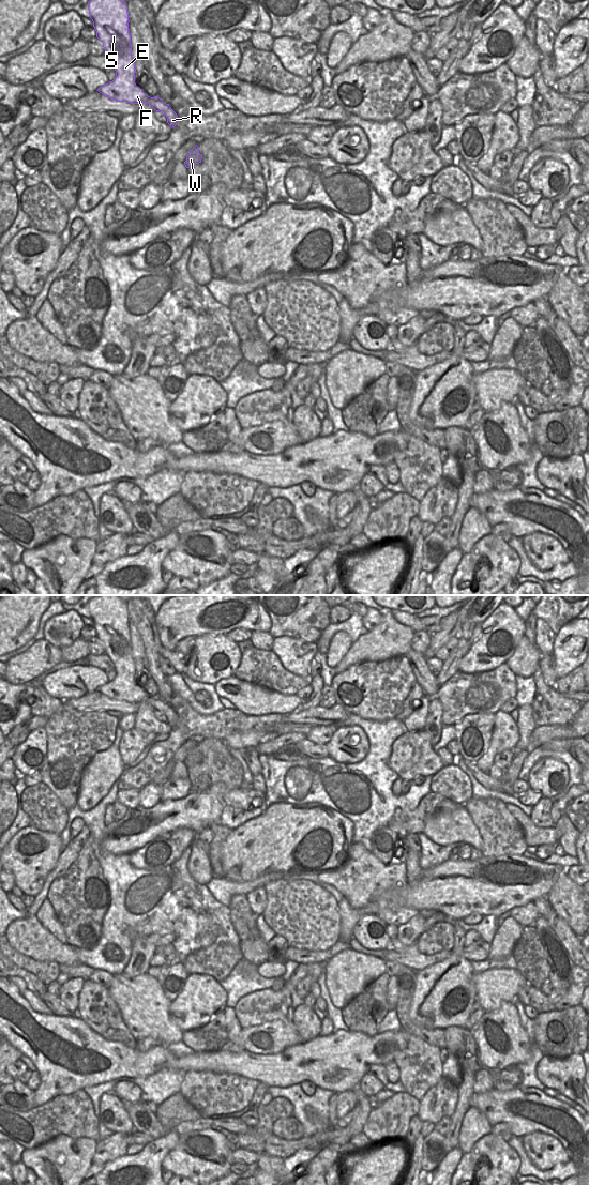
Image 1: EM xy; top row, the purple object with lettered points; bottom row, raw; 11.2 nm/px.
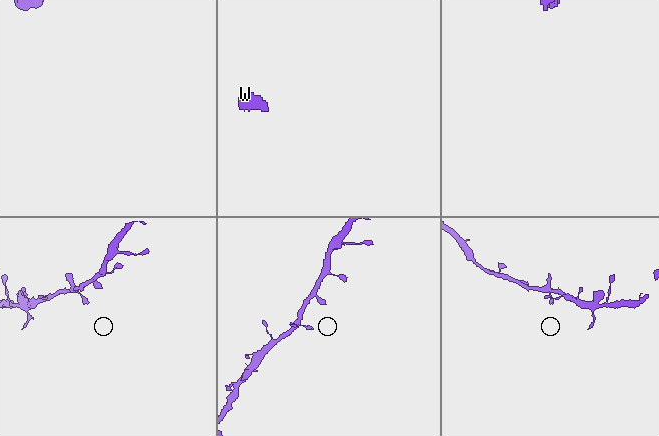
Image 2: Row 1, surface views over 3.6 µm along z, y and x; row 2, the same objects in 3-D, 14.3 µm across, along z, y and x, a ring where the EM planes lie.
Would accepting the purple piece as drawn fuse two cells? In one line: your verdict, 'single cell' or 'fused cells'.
single cell

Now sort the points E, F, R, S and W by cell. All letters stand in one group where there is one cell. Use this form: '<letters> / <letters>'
E F R S W

